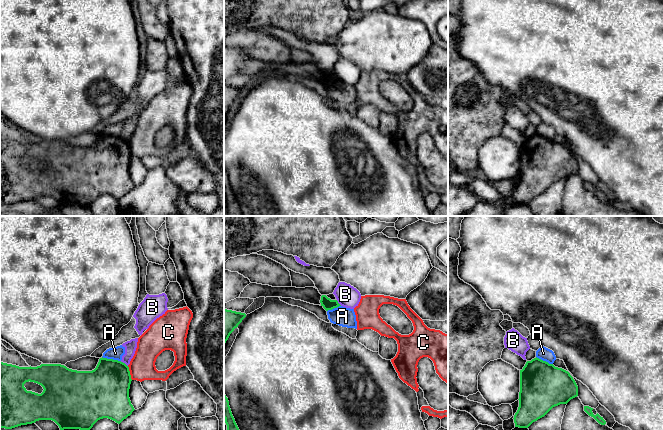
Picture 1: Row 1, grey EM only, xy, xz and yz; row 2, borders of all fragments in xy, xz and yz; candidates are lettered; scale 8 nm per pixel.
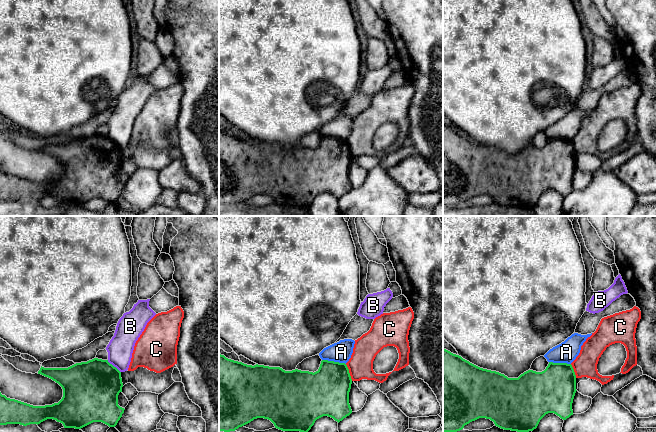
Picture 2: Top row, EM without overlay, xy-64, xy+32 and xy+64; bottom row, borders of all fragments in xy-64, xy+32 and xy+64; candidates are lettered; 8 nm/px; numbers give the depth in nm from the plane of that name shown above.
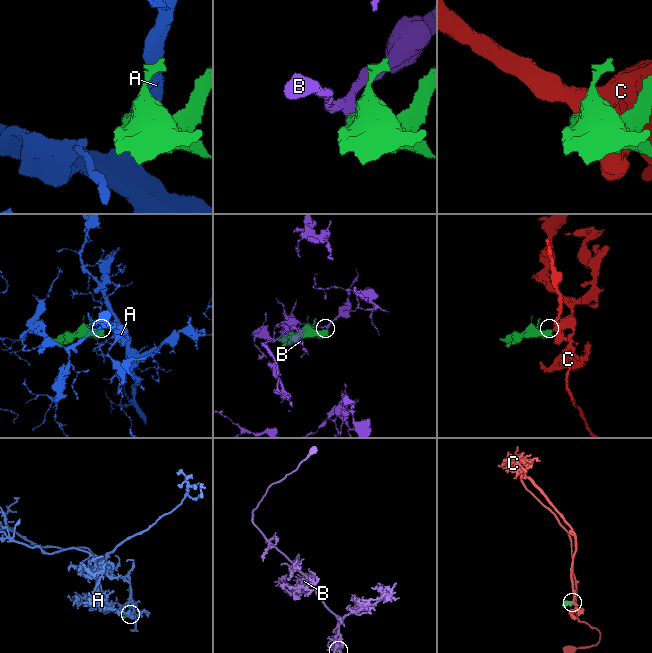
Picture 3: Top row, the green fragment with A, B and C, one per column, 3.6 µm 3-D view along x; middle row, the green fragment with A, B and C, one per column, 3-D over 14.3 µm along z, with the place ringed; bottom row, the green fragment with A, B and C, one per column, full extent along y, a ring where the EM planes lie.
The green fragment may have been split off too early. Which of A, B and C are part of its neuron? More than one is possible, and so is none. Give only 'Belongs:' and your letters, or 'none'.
Belongs: none

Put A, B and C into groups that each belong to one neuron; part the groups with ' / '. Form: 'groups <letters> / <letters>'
groups A / B / C

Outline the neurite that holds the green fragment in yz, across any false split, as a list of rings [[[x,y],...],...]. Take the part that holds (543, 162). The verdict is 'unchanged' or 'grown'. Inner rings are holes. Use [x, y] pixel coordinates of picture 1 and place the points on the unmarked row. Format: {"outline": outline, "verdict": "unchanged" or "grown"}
{"outline": [[[539,134],[527,137],[520,146],[519,183],[514,191],[515,203],[528,204],[544,193],[553,183],[567,180],[578,172],[578,162],[570,149]]], "verdict": "unchanged"}

